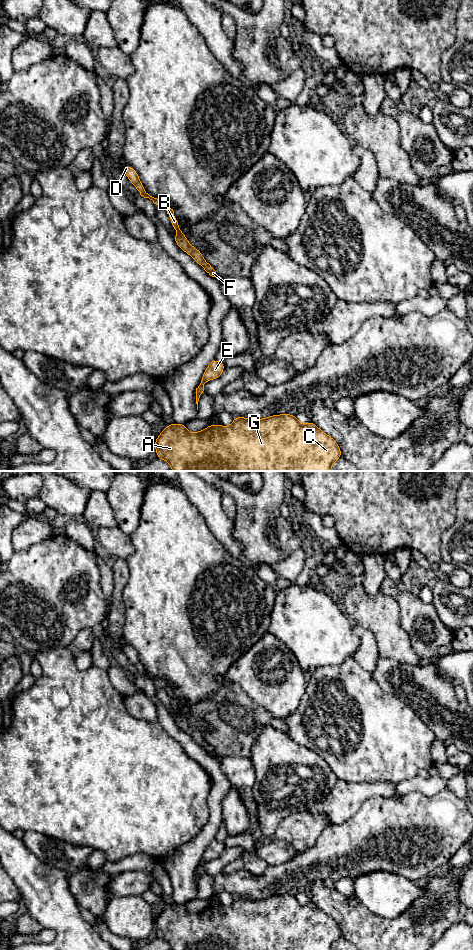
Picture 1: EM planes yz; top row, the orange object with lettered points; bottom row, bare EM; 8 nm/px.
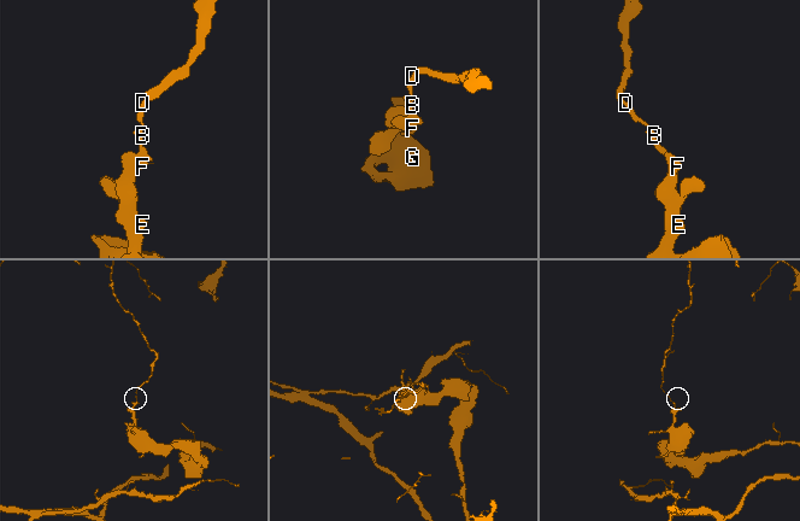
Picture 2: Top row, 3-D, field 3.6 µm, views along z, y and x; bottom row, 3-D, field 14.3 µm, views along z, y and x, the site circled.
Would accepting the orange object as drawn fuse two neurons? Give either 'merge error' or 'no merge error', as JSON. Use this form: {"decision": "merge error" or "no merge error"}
{"decision": "merge error"}

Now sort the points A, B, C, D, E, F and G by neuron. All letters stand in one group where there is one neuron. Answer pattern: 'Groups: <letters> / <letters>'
Groups: A C E F G / B D

